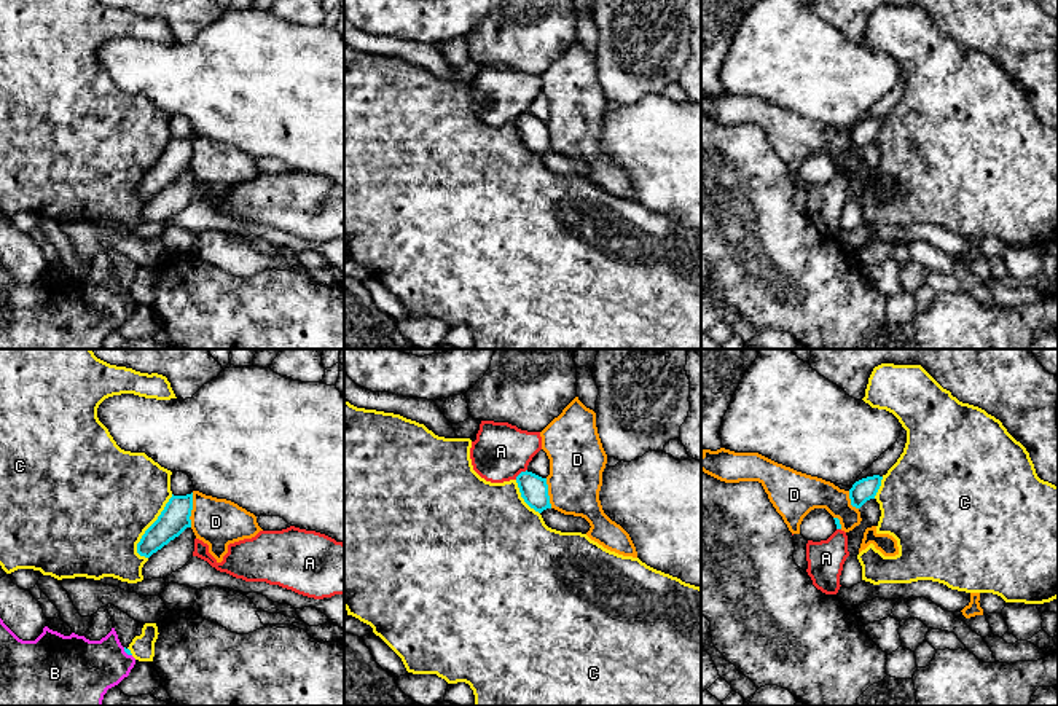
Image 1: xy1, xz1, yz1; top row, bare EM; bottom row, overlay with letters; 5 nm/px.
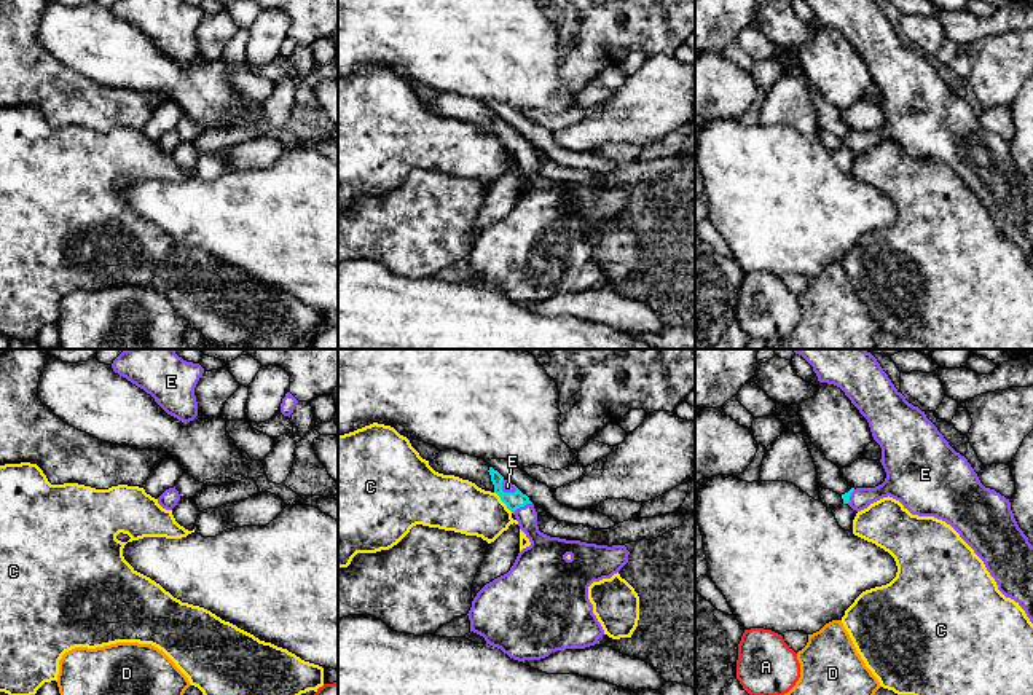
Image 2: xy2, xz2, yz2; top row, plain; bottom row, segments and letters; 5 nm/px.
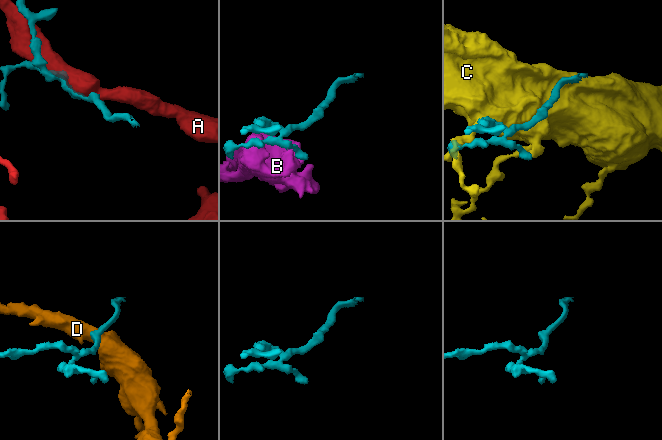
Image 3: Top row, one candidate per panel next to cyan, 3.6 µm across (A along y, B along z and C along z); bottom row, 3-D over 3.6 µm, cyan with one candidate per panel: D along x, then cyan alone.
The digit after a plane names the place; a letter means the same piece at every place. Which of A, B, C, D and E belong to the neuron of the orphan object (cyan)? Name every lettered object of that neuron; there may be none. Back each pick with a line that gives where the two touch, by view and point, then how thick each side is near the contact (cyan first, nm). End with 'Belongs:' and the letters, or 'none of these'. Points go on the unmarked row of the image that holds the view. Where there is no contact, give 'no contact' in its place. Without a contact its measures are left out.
E: xz2 (522, 149) | 90/140 nm
Belongs: E

